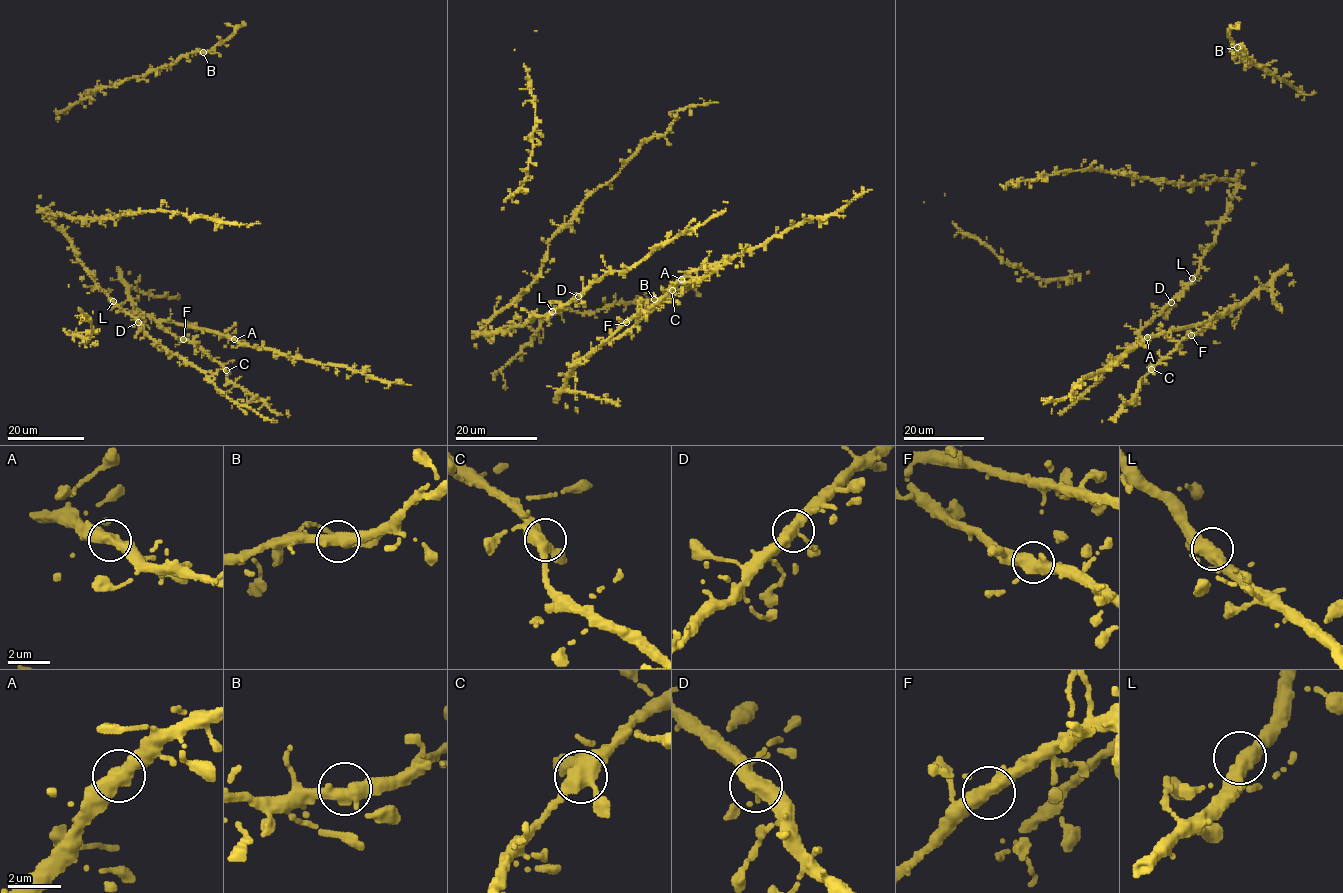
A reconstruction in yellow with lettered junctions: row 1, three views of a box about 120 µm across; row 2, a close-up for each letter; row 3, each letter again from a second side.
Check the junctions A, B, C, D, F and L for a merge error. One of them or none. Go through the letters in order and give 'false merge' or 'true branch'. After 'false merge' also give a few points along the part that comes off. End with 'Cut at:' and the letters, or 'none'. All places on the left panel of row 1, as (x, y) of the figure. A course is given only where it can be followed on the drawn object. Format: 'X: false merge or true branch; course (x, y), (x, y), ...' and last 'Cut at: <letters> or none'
A: true branch
B: true branch
C: true branch
D: true branch
F: true branch
L: true branch
Cut at: none

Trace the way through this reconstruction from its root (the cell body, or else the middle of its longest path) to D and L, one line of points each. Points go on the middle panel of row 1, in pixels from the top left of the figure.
D: (564, 306), (578, 296)
L: (564, 306), (552, 311)

